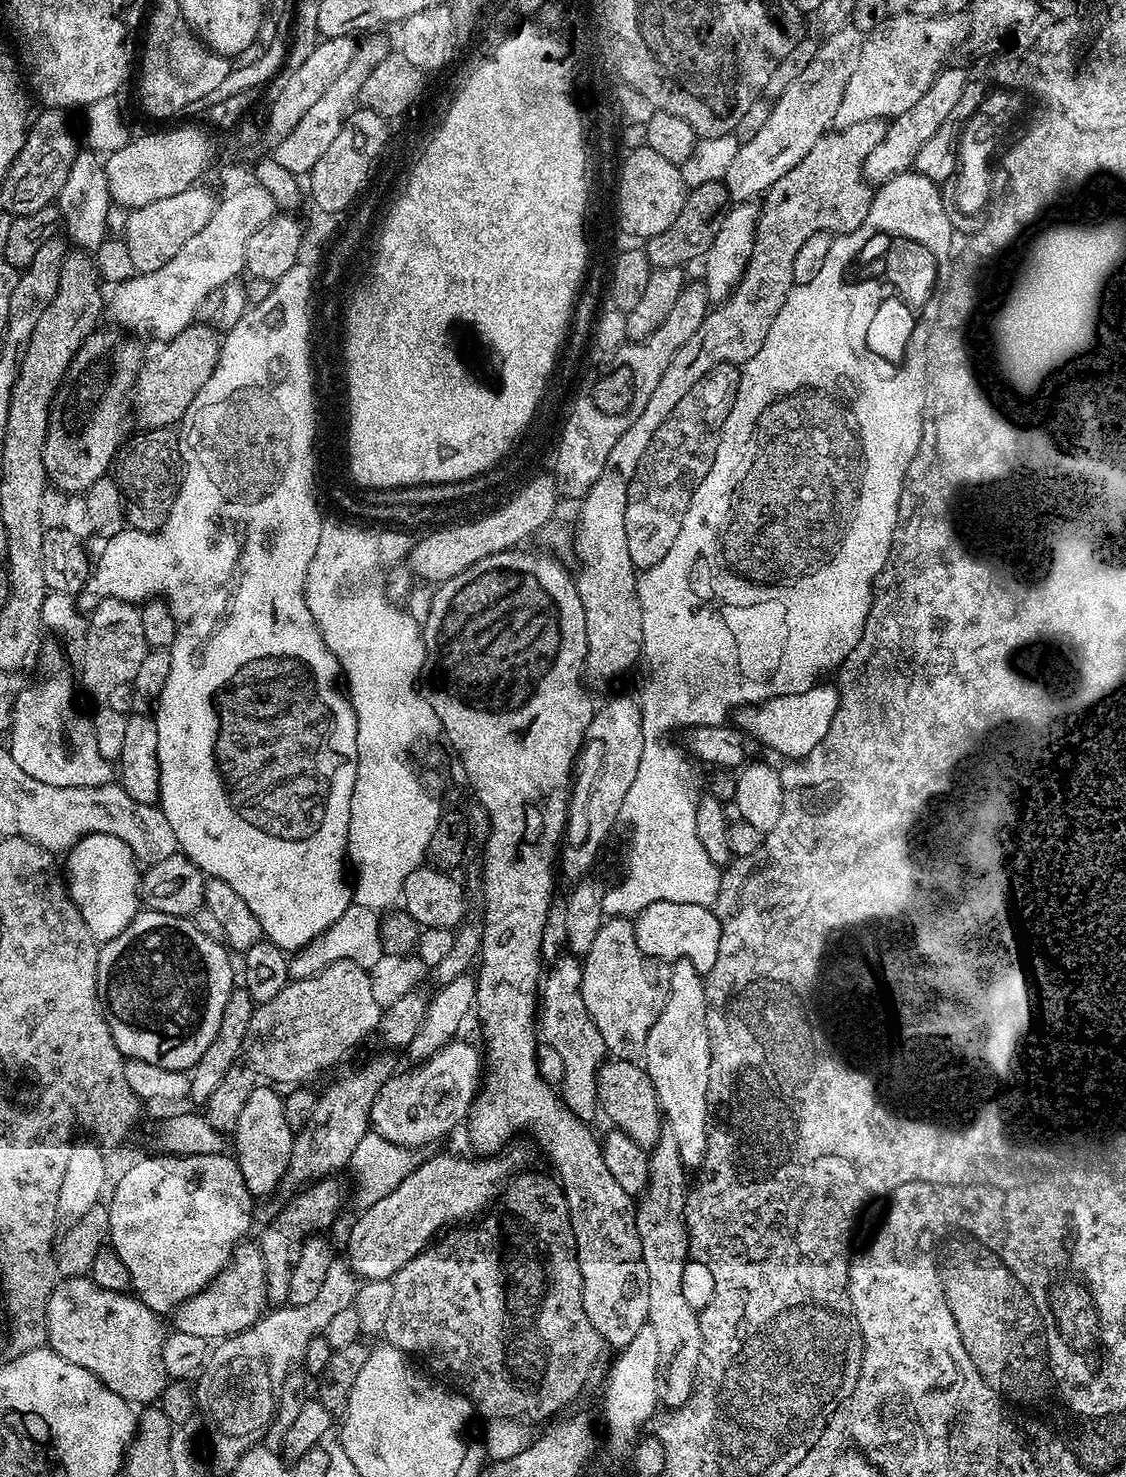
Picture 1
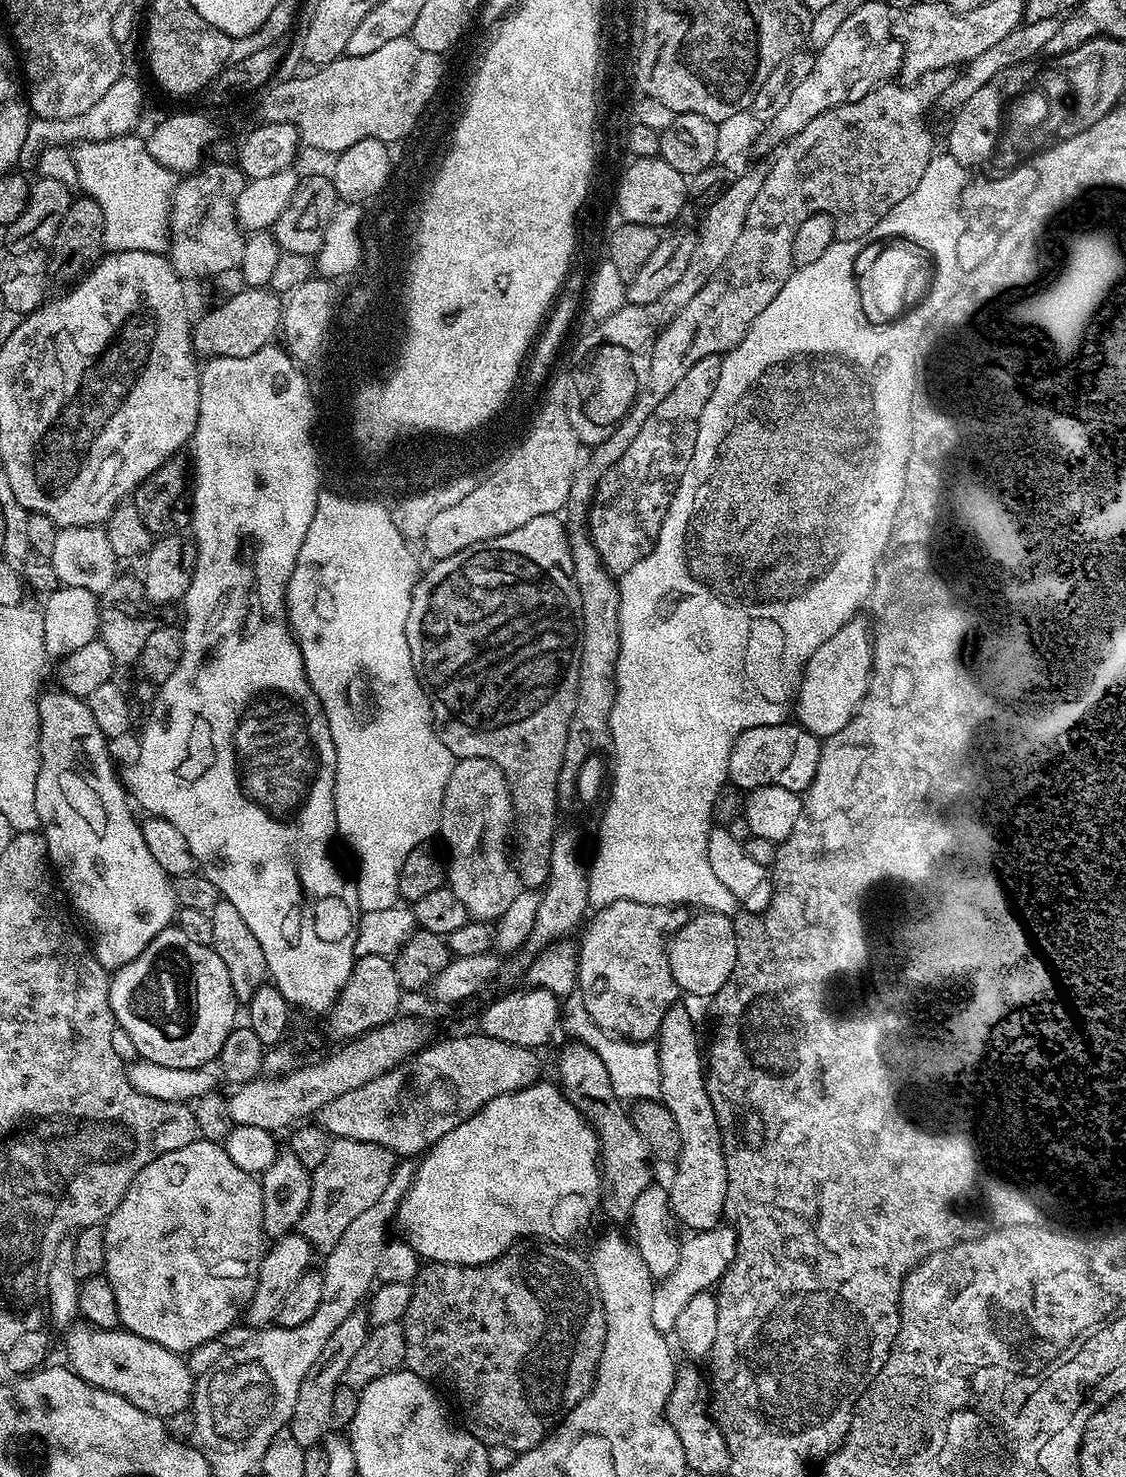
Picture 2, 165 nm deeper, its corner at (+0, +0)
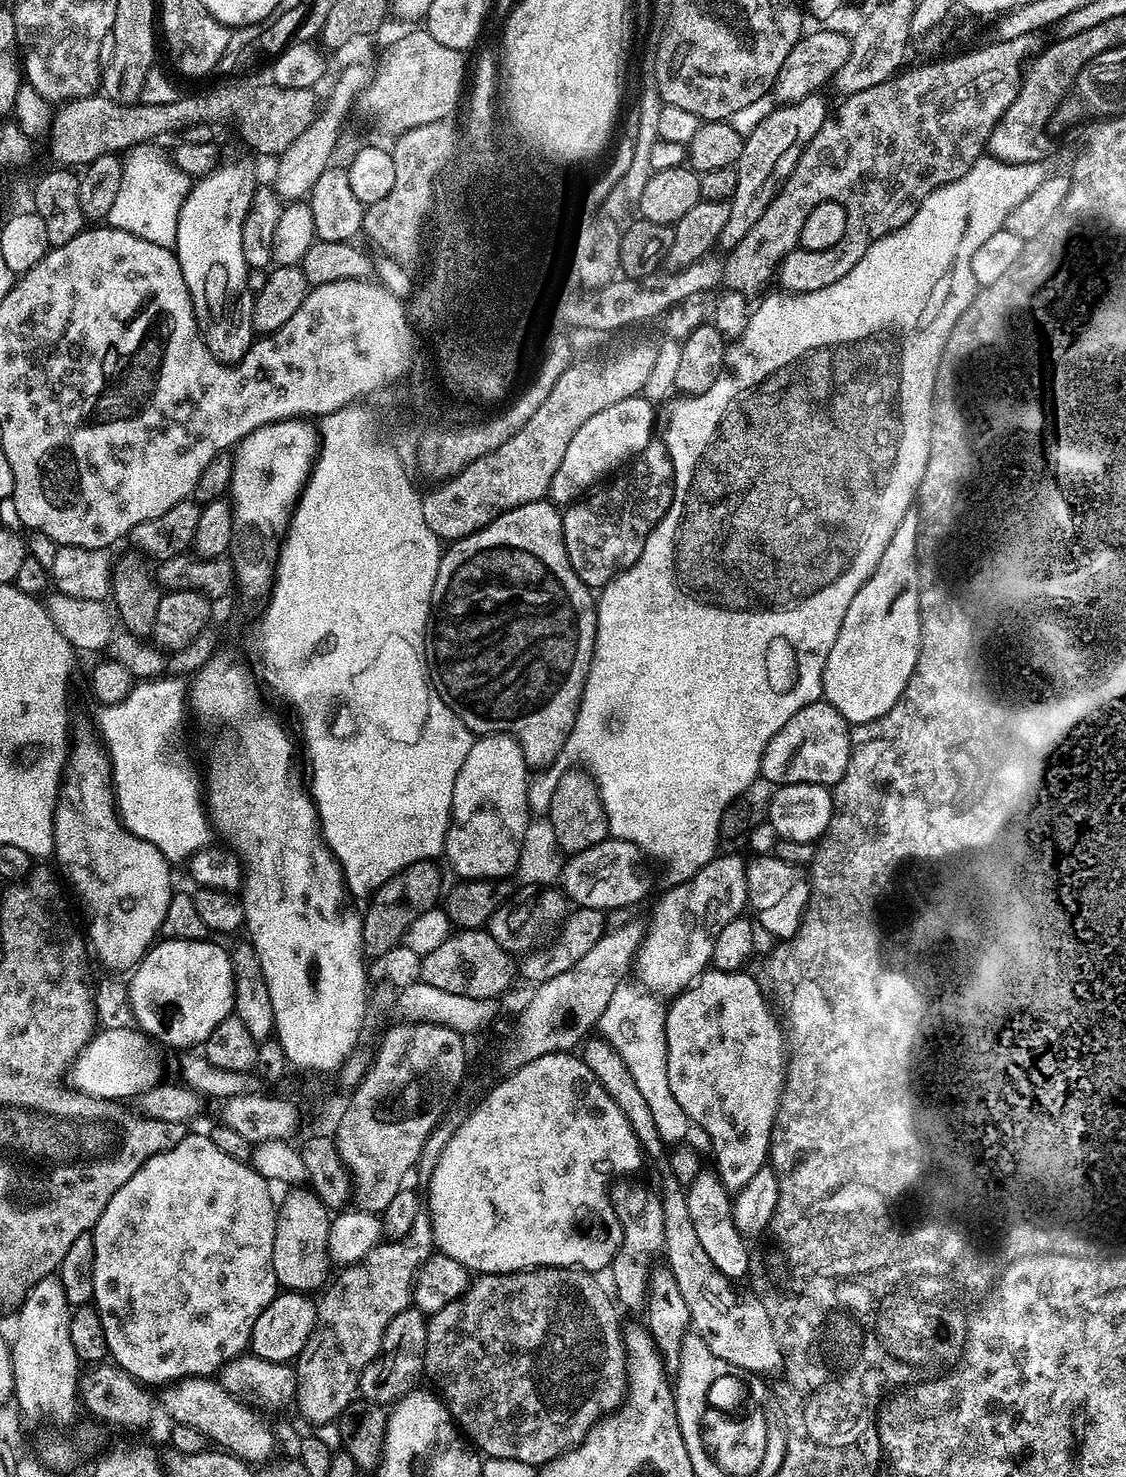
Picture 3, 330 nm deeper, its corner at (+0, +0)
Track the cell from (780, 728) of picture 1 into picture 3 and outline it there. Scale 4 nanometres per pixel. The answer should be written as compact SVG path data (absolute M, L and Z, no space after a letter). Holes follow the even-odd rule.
M908 514L894 530L884 553L871 576L854 594L850 606L846 606L841 626L834 642L824 657L824 668L820 671L820 687L823 699L838 712L849 725L869 724L890 710L900 700L904 687L912 679L916 668L916 653L921 647L920 624L916 621L916 604L904 597L904 591L914 584L914 561L918 547L918 520Z

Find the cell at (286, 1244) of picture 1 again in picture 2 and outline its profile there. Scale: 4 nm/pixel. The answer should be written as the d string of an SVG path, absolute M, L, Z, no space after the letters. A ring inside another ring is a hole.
M343 1138L333 1139L330 1154L326 1154L322 1166L311 1169L312 1185L310 1202L302 1214L298 1231L313 1246L327 1254L342 1238L342 1233L358 1214L368 1209L382 1195L390 1182L390 1174L398 1163L396 1153L370 1142L358 1142Z

